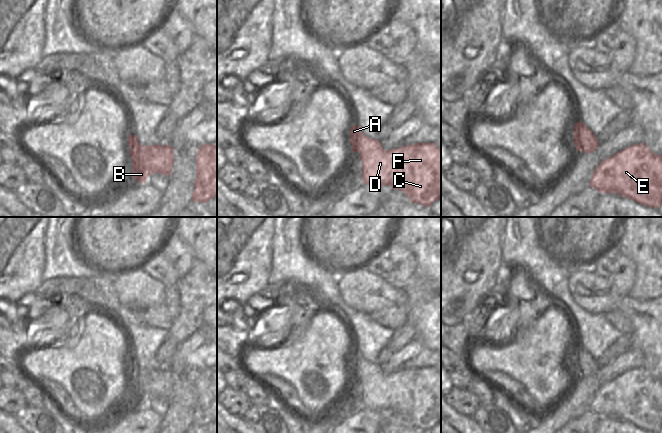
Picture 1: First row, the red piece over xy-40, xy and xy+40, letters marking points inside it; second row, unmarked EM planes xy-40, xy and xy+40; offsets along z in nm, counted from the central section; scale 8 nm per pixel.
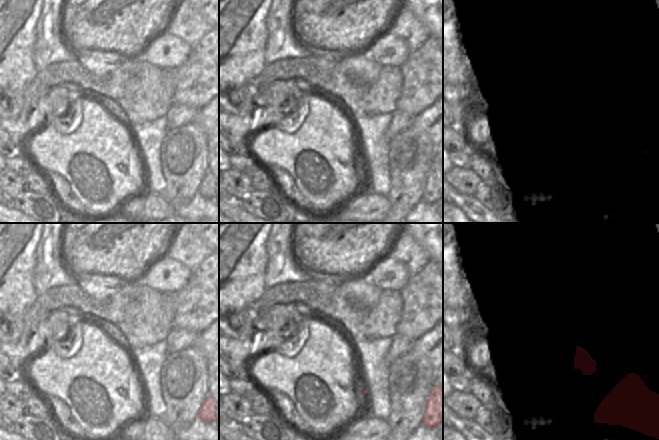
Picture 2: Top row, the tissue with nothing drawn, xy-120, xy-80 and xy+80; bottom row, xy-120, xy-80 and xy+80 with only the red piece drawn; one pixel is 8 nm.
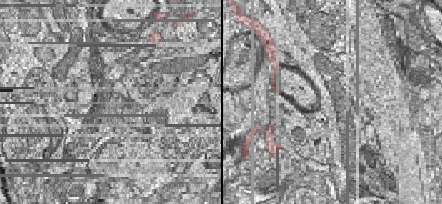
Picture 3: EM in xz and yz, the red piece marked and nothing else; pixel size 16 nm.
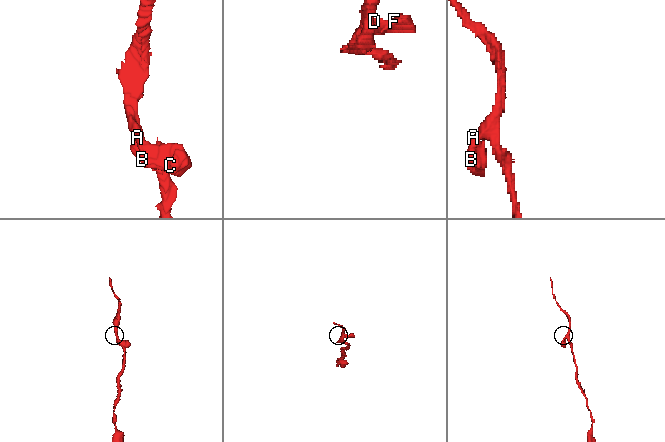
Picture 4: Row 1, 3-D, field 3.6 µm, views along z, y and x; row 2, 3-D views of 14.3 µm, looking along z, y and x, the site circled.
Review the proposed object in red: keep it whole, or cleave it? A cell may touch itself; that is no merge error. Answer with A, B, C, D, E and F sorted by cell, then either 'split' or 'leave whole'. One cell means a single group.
groups A B C D E F; leave whole

